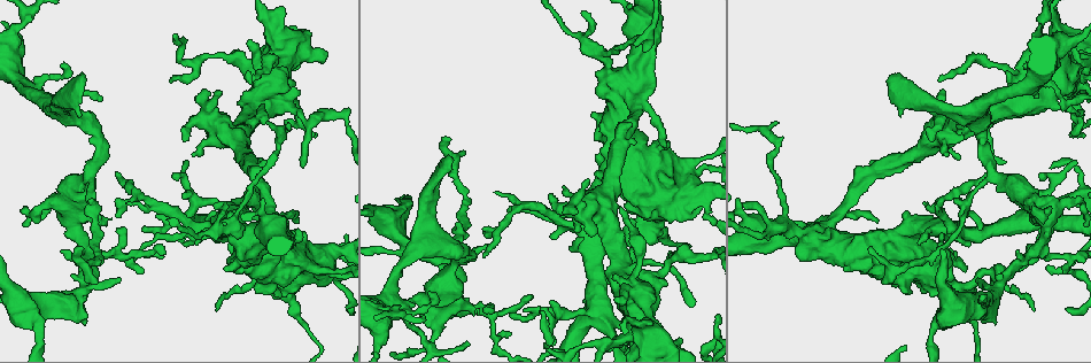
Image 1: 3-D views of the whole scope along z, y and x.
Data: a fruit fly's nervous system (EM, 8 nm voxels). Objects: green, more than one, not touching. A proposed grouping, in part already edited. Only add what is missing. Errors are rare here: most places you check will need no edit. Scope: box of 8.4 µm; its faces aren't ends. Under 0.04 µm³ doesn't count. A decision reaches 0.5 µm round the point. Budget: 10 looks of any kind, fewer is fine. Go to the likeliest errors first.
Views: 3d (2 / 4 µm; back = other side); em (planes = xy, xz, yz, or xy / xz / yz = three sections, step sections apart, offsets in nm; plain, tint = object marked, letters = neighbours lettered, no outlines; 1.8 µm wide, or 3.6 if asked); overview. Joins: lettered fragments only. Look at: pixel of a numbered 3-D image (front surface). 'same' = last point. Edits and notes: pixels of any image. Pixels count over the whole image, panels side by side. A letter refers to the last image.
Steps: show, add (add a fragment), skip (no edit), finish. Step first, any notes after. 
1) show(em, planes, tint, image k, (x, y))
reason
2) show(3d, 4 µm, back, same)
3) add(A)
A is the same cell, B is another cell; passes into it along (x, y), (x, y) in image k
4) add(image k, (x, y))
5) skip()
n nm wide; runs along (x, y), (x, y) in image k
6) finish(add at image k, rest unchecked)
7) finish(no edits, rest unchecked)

show(em, 3.6 µm, planes, letters, image 1, (1066, 86))
abrupt turn

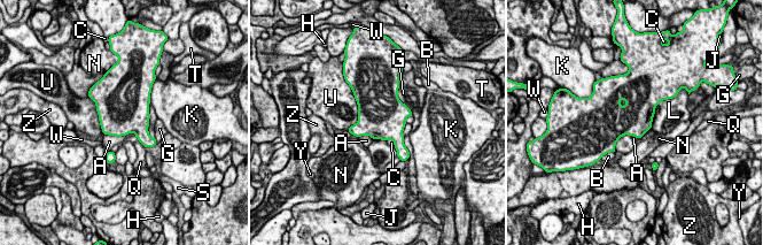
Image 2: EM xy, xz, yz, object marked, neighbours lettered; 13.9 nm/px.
skip()
650 nm wide; A, B, C, G, H, J, K, L, N, Q, S, T, U, W, Y and Z are other cells; border along (135, 132), (121, 136), (104, 134) in image 2; no lettered fragment goes on from it

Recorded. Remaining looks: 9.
show(em, yz, step 16, letters, image 1, (82, 246))
an open end

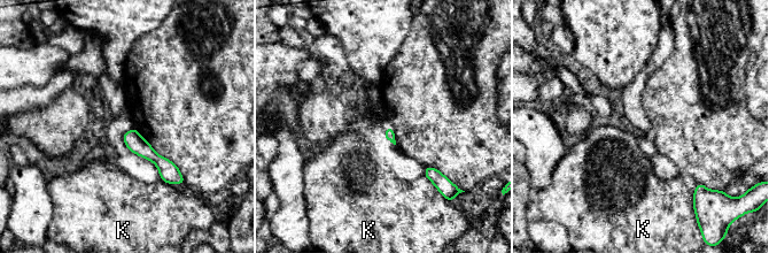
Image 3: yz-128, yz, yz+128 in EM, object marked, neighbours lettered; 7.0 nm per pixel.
show(em, planes, letters, same)

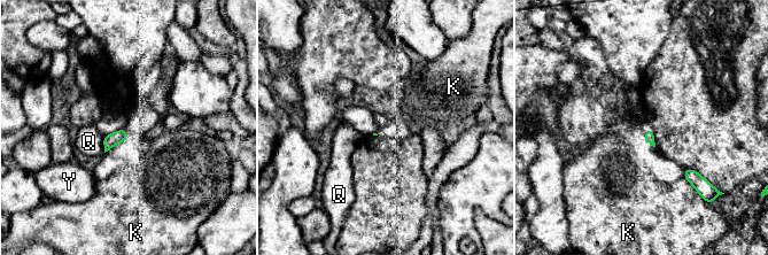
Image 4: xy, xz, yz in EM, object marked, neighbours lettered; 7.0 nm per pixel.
skip()
K, Q and Y are other cells; no lettered fragment goes on from it

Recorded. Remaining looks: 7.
show(3d, 2 µm, image 1, (478, 313))
an open end

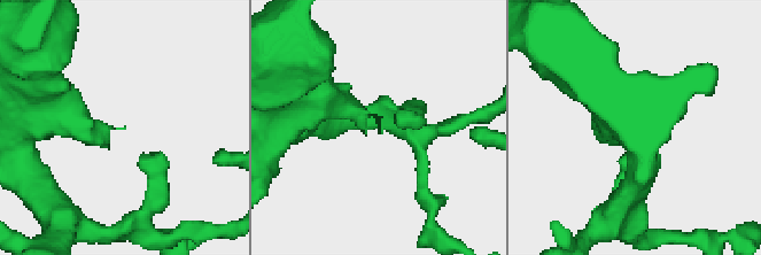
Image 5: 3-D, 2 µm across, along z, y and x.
show(em, planes, plain, image 5, (124, 125))

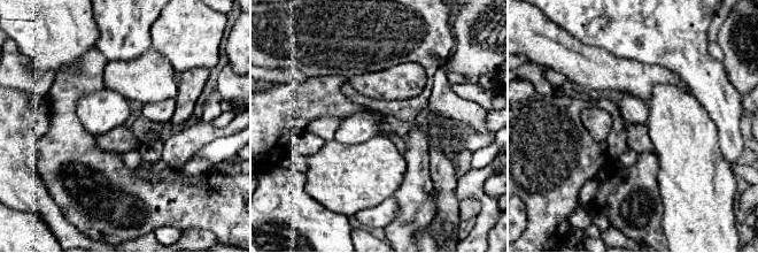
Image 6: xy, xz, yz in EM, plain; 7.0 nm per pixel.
show(em, planes, letters, same)

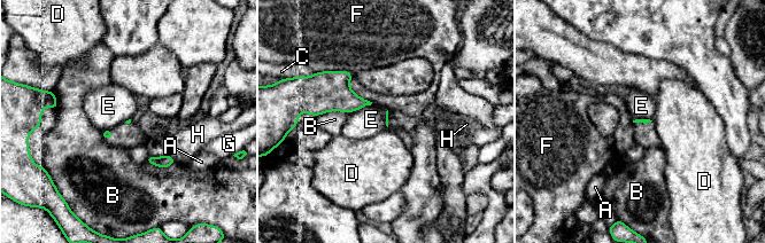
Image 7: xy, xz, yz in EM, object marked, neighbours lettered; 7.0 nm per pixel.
skip()
A, B, C, D, E, F, G and H are other cells; border along (372, 103), (352, 110), (348, 114) in image 7; no lettered fragment goes on from it

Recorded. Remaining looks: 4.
show(3d, 4 µm, image 1, (324, 270))
sharp bend

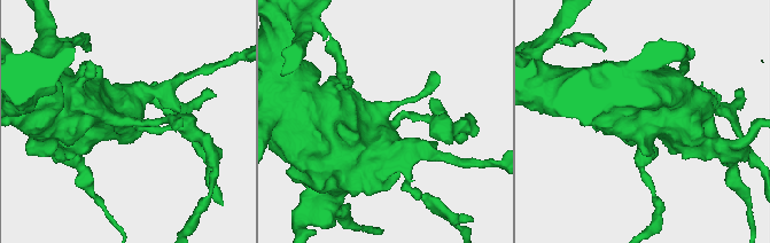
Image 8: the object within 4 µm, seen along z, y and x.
show(em, 3.6 µm, planes, plain, image 8, (381, 135))
now the EM

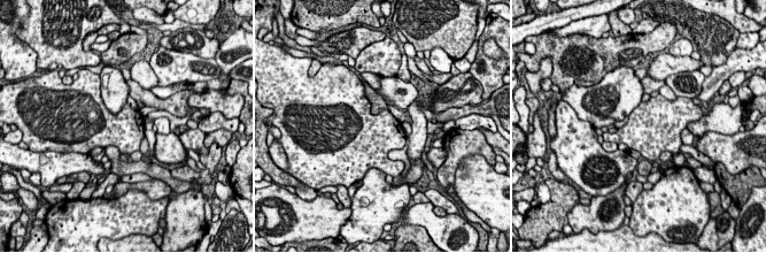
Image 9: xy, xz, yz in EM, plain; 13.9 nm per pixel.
show(em, 3.6 µm, planes, letters, same)
what lies round it

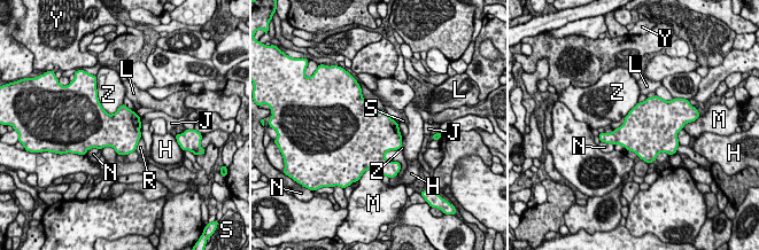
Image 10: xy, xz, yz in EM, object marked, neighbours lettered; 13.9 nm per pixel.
skip()
500 nm wide; H, J, L, M, N, R, S, Y and Z are other cells; border along (399, 124), (390, 162) in image 10; none of them fits

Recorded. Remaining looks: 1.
finish(no edits, rest unchecked)

